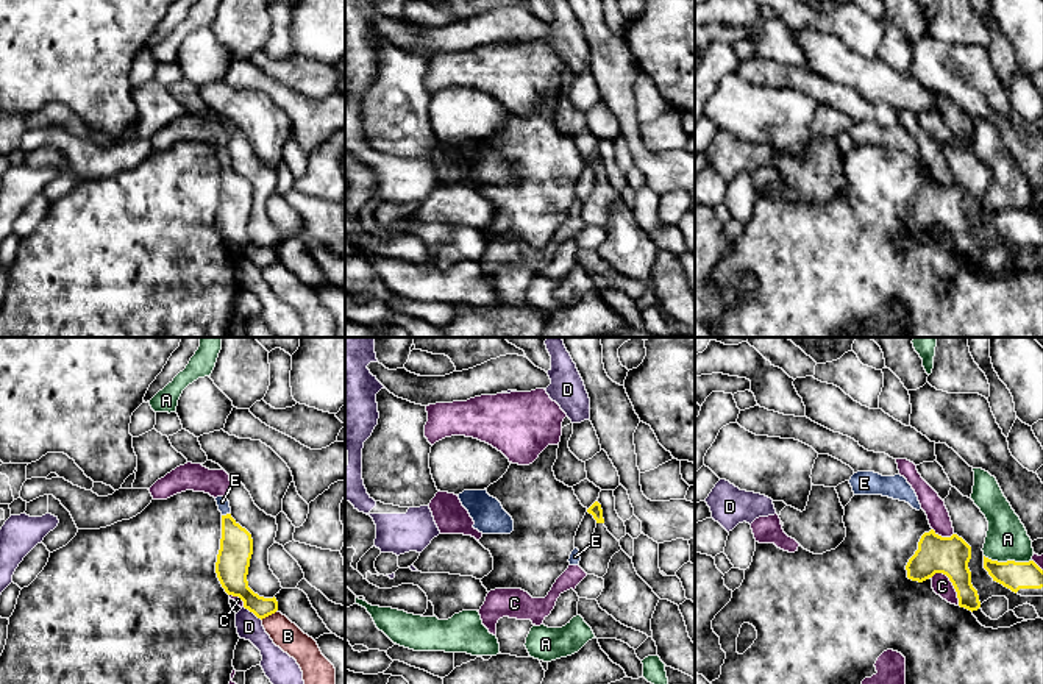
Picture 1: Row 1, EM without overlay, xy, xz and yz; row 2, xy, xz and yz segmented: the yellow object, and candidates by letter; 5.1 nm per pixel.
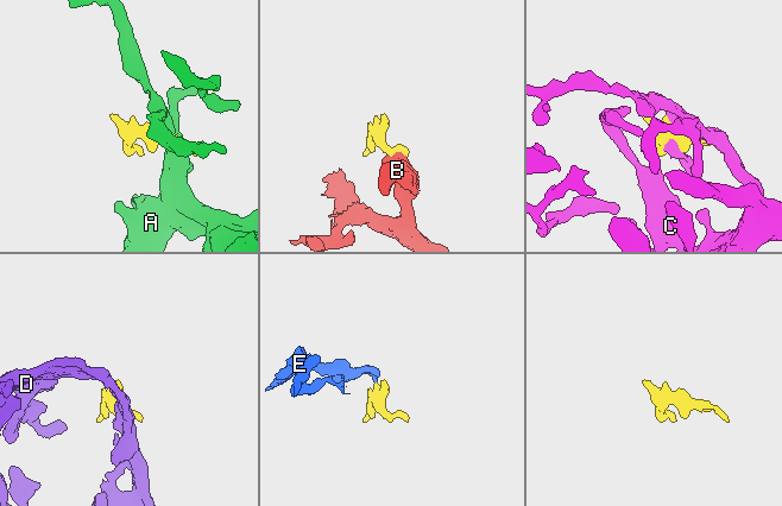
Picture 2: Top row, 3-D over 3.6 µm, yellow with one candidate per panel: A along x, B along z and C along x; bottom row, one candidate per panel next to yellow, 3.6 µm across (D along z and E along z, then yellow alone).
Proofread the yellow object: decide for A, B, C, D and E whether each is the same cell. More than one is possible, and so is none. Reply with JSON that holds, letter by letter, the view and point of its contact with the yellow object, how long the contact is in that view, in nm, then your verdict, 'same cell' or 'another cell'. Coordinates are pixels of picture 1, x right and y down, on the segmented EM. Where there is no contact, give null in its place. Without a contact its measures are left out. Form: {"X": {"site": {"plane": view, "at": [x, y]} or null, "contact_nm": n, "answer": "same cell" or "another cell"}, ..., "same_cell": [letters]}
{"A": {"site": {"plane": "yz", "at": [1007, 561]}, "contact_nm": 260, "answer": "another cell"}, "B": {"site": {"plane": "xy", "at": [269, 614]}, "contact_nm": 100, "answer": "another cell"}, "C": {"site": {"plane": "yz", "at": [953, 584]}, "contact_nm": 220, "answer": "another cell"}, "D": {"site": {"plane": "xy", "at": [253, 612]}, "contact_nm": 120, "answer": "another cell"}, "E": {"site": {"plane": "xy", "at": [227, 514]}, "contact_nm": 40, "answer": "same cell"}, "same_cell": ["E"]}

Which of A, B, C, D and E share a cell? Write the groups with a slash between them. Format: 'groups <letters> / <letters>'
groups A / B / C / D / E

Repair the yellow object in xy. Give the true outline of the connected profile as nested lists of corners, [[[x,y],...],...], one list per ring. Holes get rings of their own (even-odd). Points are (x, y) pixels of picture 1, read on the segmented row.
[[[228,497],[215,498],[222,512],[222,539],[215,562],[217,578],[228,595],[239,597],[244,607],[258,618],[265,618],[278,611],[276,598],[264,598],[248,587],[247,575],[253,554],[251,534],[233,517]]]

